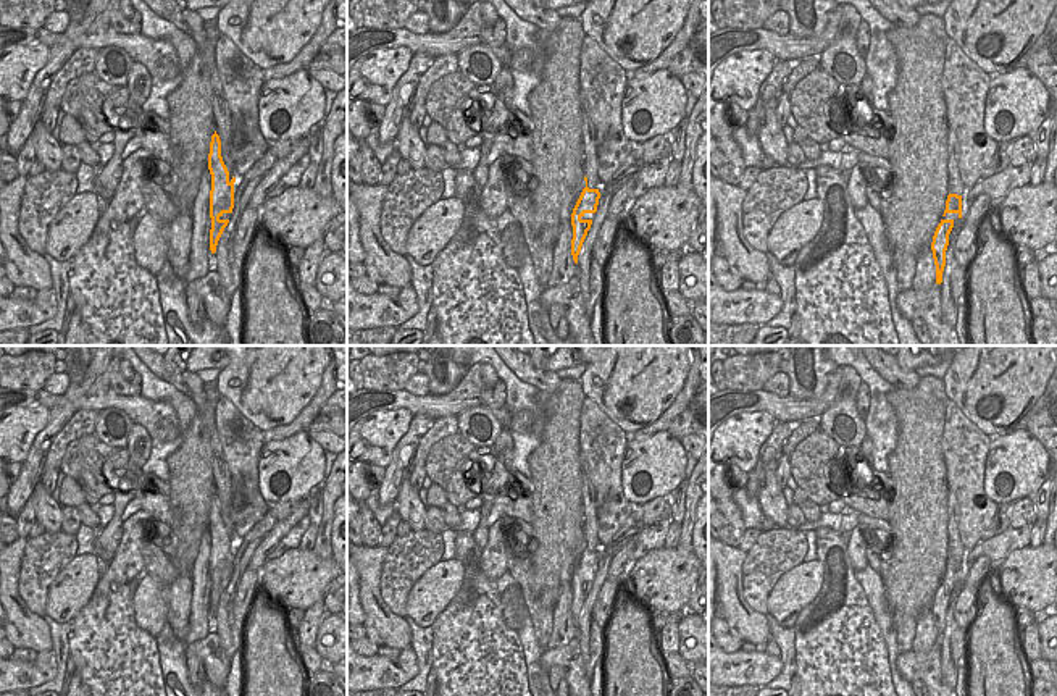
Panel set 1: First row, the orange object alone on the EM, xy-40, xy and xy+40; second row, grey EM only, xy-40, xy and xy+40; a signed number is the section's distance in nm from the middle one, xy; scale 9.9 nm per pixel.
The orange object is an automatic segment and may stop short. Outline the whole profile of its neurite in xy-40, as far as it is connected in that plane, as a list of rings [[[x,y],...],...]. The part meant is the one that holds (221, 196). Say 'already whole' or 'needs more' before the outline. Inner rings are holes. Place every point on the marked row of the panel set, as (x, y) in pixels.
already whole; [[[211,136],[210,153],[208,153],[208,170],[211,174],[211,191],[210,191],[210,250],[216,252],[218,241],[228,226],[229,220],[223,220],[224,213],[232,213],[234,208],[234,182],[236,178],[229,176],[229,171],[221,157],[221,140],[219,136]]]

